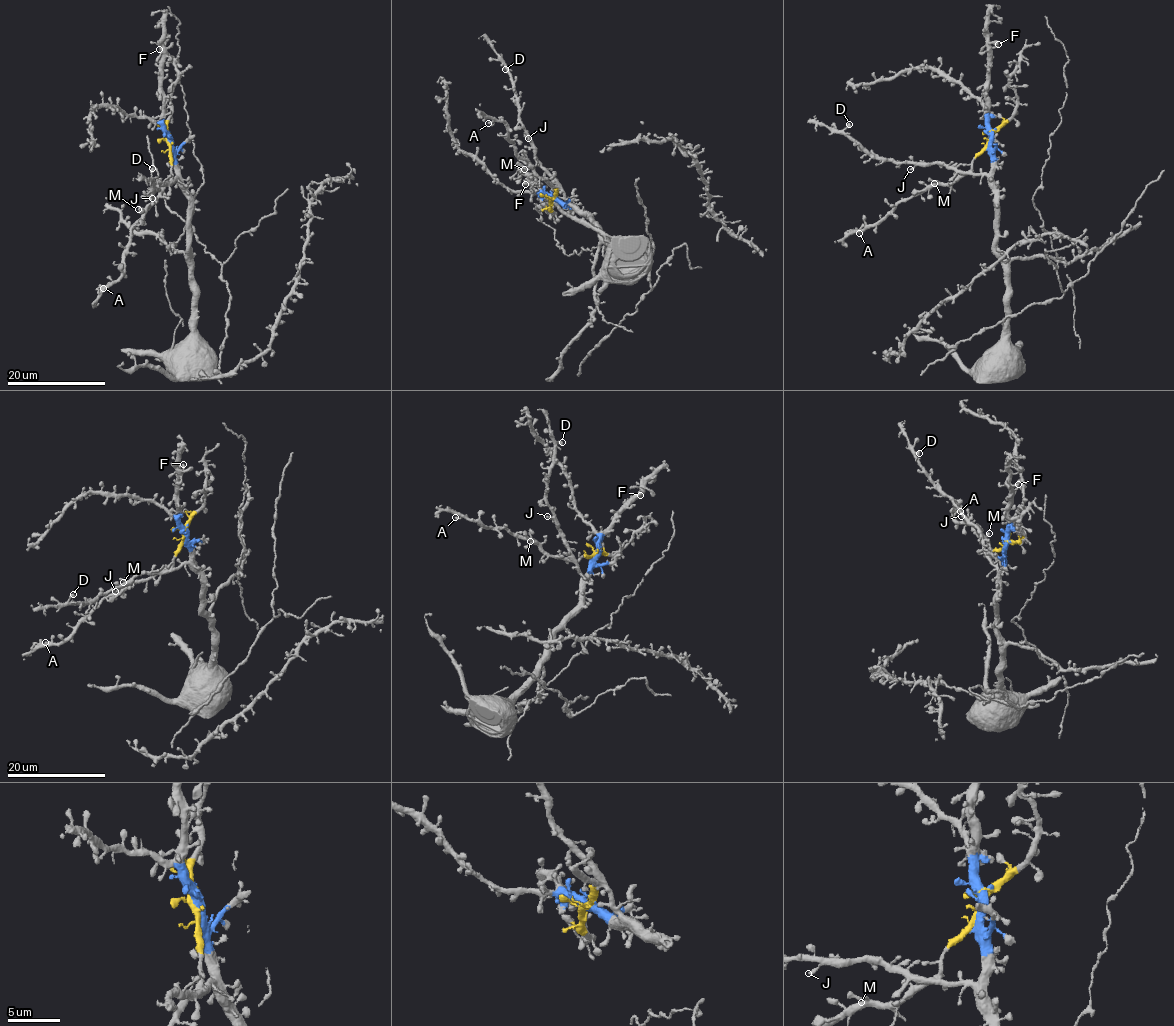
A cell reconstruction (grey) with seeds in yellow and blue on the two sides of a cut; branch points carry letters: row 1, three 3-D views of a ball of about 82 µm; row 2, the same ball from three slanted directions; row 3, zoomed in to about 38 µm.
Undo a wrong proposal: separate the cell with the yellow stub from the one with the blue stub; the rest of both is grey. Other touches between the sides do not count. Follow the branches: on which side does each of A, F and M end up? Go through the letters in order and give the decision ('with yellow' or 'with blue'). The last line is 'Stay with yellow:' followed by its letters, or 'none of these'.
A: with yellow
F: with blue
M: with yellow
Stay with yellow: A, M

